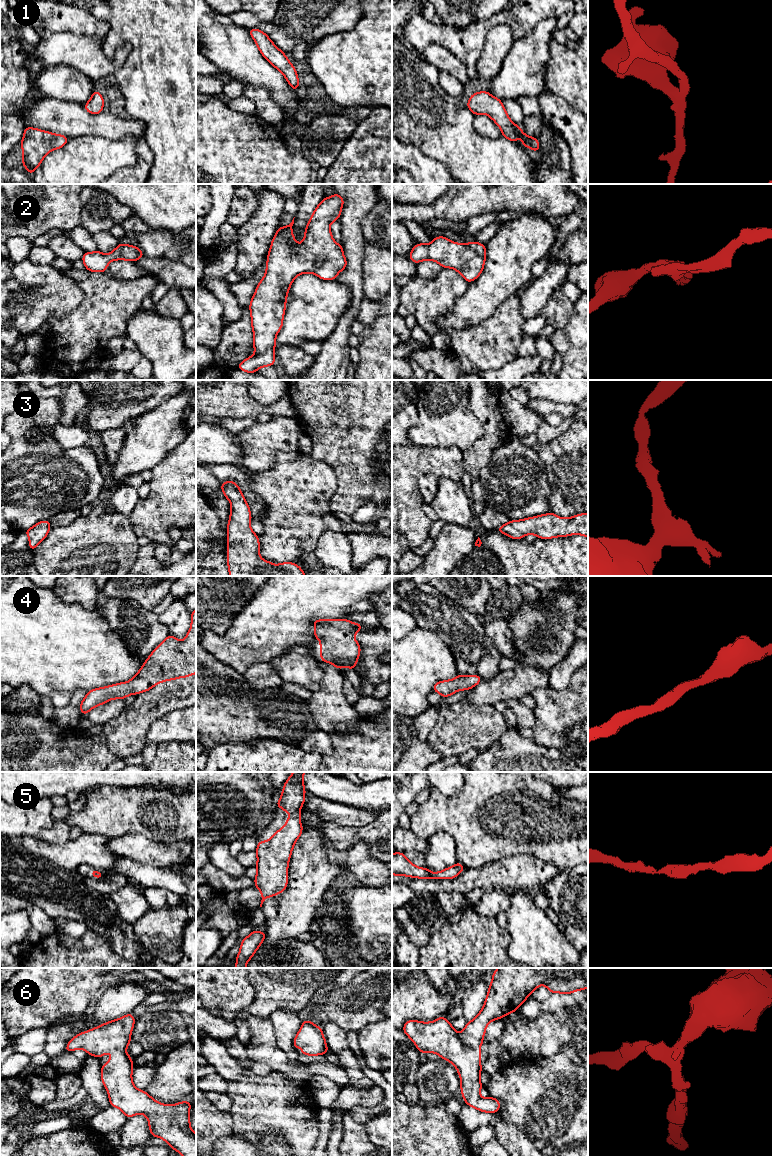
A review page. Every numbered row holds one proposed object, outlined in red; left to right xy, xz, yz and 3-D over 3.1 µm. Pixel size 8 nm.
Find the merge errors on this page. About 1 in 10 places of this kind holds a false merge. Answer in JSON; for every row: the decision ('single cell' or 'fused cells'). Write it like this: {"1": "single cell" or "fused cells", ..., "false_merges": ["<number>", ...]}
{"1": "single cell", "2": "single cell", "3": "single cell", "4": "single cell", "5": "single cell", "6": "single cell", "false_merges": []}

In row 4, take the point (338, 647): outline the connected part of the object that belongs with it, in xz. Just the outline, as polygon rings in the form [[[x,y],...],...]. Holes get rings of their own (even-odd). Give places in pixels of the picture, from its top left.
[[[344,618],[339,620],[313,620],[316,639],[320,640],[321,661],[340,668],[354,670],[360,655],[360,644],[354,636],[362,628],[362,624],[353,623]]]

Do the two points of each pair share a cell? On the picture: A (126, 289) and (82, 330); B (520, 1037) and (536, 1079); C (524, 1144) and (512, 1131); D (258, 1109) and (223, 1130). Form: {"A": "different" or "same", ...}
{"A": "same", "B": "different", "C": "same", "D": "different"}

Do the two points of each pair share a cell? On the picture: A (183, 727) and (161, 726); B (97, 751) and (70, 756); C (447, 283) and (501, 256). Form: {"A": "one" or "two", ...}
{"A": "one", "B": "one", "C": "two"}

